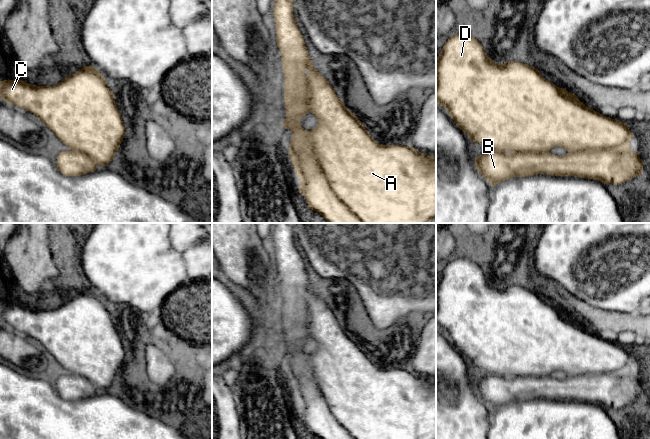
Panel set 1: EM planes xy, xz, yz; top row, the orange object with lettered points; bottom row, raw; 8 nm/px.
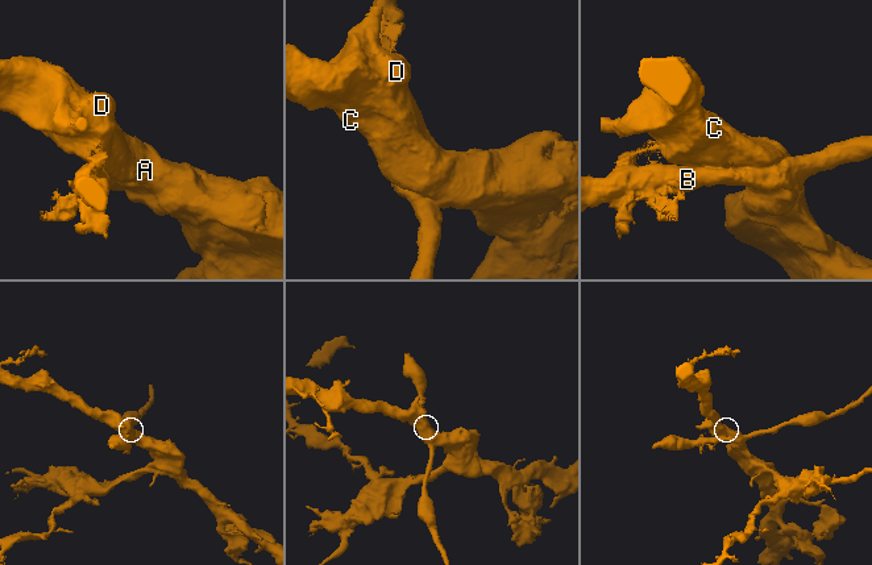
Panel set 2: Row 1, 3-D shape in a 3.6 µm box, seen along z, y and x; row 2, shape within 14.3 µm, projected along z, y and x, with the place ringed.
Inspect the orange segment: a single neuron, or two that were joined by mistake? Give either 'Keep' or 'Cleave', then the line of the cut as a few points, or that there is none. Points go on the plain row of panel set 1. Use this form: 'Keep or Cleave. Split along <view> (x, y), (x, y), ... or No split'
Cleave. Split along xz (308, 355), (316, 386), (328, 409), (355, 438)

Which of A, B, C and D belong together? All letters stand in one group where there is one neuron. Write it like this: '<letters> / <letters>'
A C D / B

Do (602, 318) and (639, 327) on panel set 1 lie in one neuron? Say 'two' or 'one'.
one

